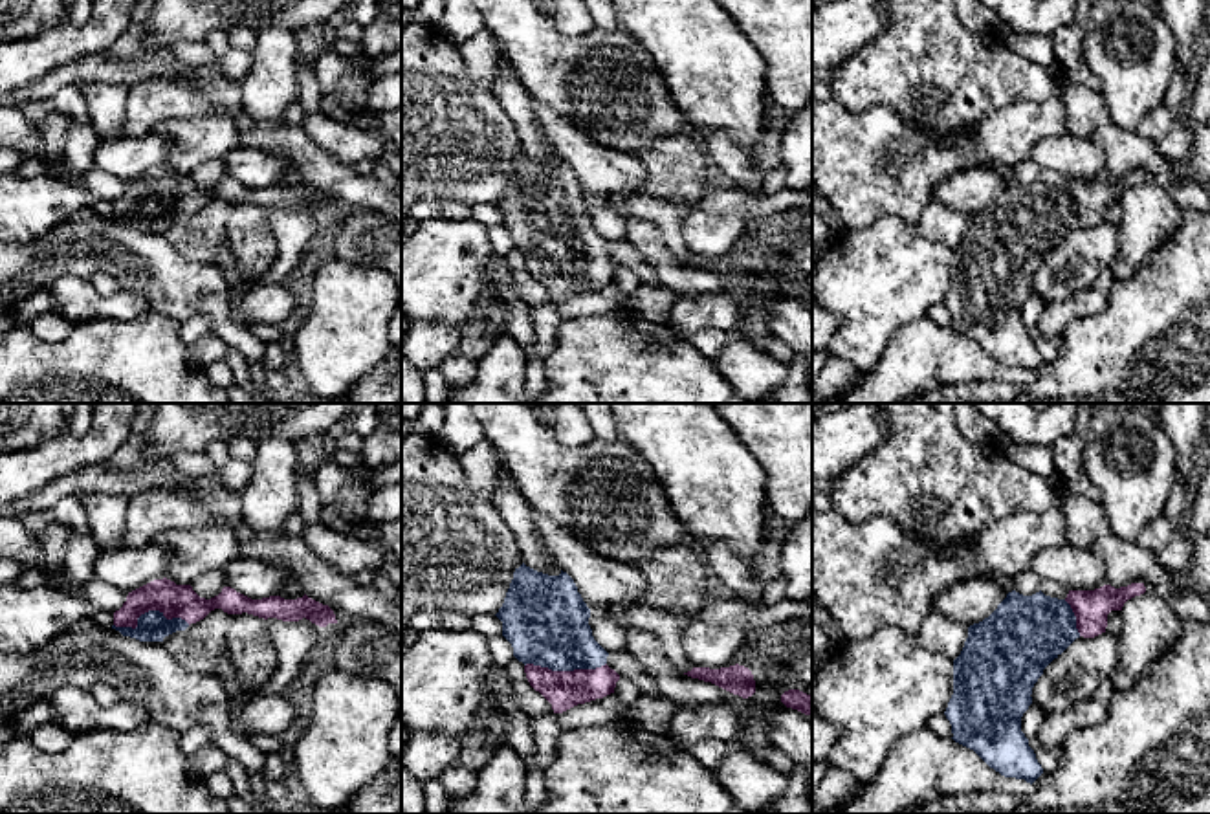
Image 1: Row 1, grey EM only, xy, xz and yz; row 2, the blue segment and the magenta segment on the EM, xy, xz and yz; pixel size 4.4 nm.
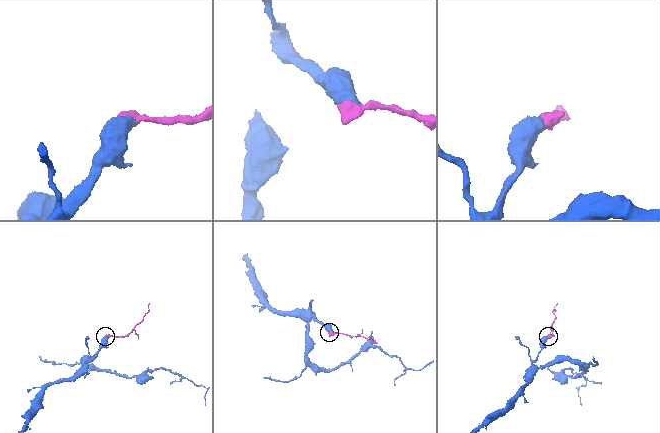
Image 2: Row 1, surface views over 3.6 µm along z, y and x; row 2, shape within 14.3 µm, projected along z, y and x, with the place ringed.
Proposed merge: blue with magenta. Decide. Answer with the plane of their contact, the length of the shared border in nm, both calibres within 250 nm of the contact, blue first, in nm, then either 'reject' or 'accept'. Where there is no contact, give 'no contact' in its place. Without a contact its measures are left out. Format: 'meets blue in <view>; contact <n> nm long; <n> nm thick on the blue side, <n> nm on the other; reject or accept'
meets blue in xy; contact 340 nm long; 140 nm thick on the blue side, 150 nm on the other; accept

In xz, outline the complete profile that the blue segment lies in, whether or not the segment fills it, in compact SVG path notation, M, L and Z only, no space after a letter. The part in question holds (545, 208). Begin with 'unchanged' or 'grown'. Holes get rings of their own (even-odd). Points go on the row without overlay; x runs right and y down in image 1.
grown; M522 152L495 205L554 302L614 282L620 264L607 255L609 242L588 214L590 198L566 161L548 165Z

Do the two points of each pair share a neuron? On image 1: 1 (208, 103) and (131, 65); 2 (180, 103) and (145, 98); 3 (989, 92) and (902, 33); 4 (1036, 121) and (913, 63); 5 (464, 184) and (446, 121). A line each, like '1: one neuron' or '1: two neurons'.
1: two neurons
2: one neuron
3: one neuron
4: two neurons
5: one neuron

